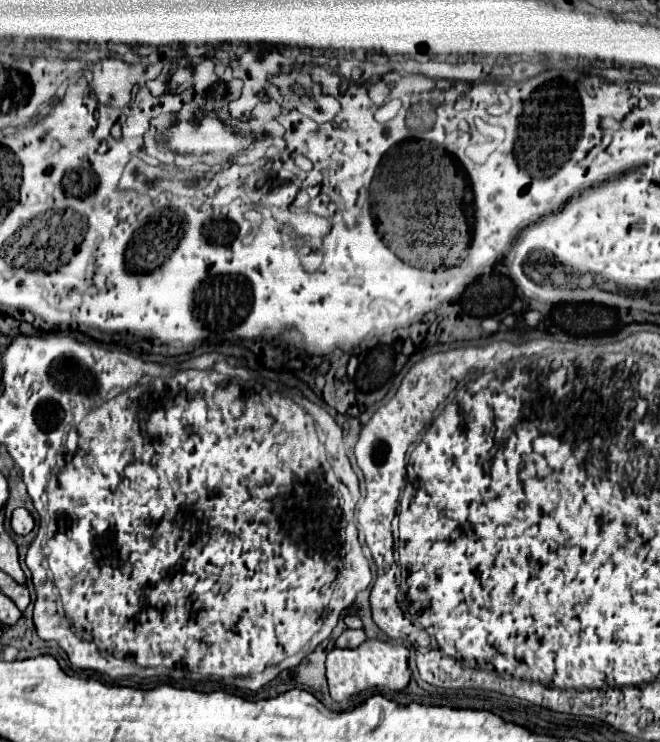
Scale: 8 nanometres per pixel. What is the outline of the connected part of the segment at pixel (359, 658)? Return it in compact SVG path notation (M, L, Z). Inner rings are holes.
M366 640L354 650L340 650L334 648L326 658L326 678L330 696L336 702L347 700L366 688L390 688L394 692L404 690L410 682L410 668L408 668L408 648L394 642L382 640Z

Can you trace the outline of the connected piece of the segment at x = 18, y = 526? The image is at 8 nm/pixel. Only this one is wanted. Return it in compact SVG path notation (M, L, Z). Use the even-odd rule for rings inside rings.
M16 508L12 514L12 530L16 534L28 534L34 528L34 518L26 508Z

